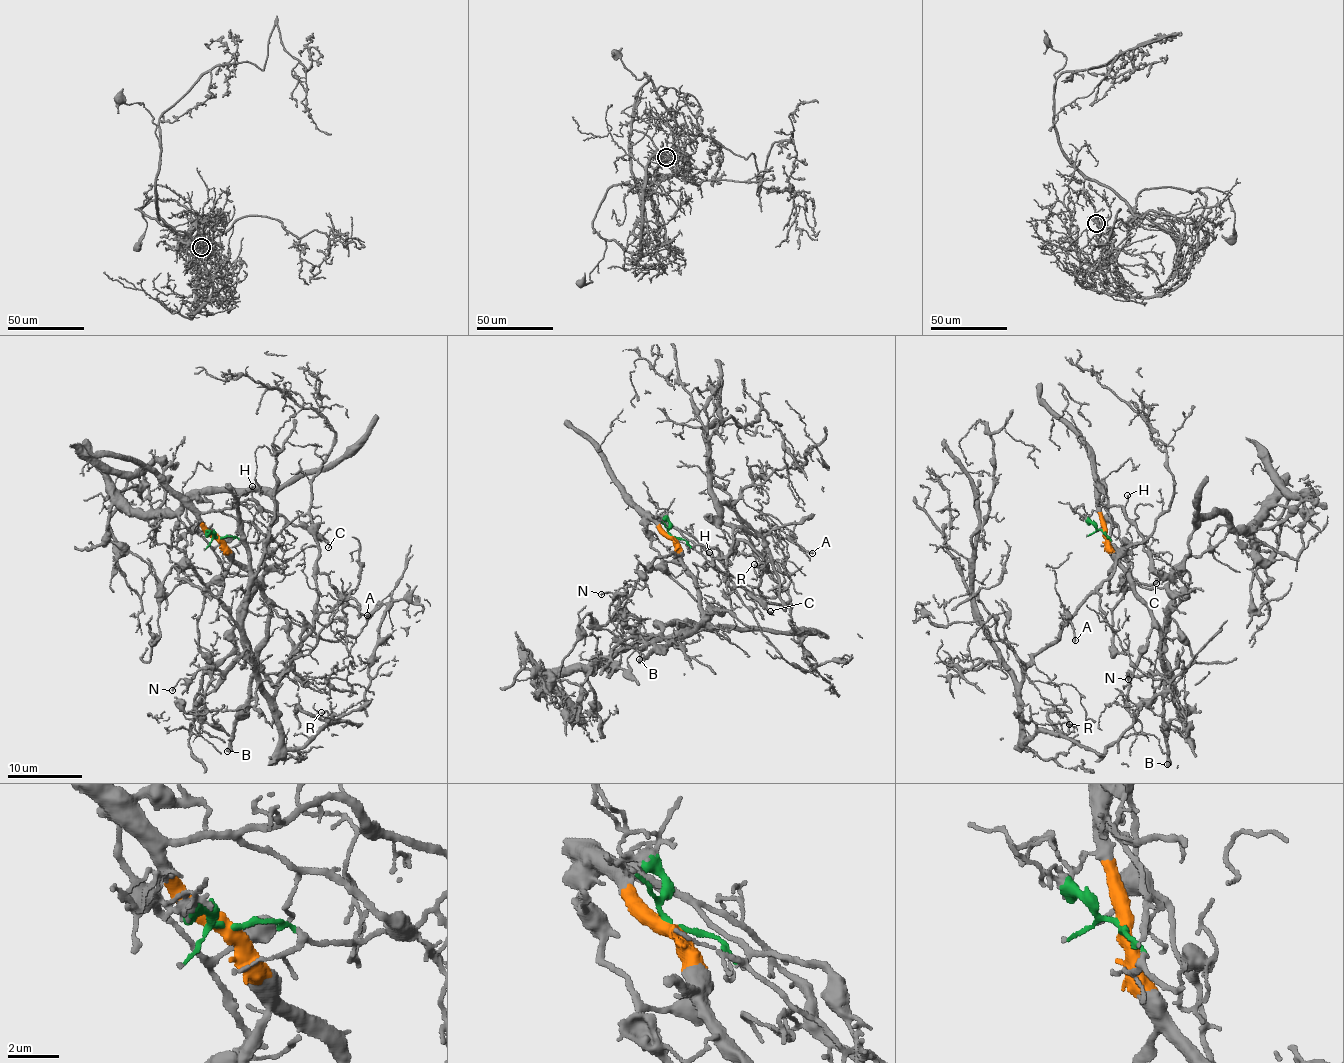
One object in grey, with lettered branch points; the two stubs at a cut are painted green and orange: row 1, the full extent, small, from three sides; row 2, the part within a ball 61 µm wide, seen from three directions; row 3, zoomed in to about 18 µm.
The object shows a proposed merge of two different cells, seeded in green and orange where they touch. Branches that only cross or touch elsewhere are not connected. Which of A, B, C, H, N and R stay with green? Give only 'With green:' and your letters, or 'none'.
With green: A, R

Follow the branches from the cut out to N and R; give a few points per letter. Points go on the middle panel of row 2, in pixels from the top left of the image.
N: (672, 536), (693, 578), (702, 610), (696, 630), (646, 641), (618, 600), (600, 595)
R: (672, 536), (757, 585), (762, 532), (725, 505), (723, 522), (764, 542), (770, 559), (754, 564)

